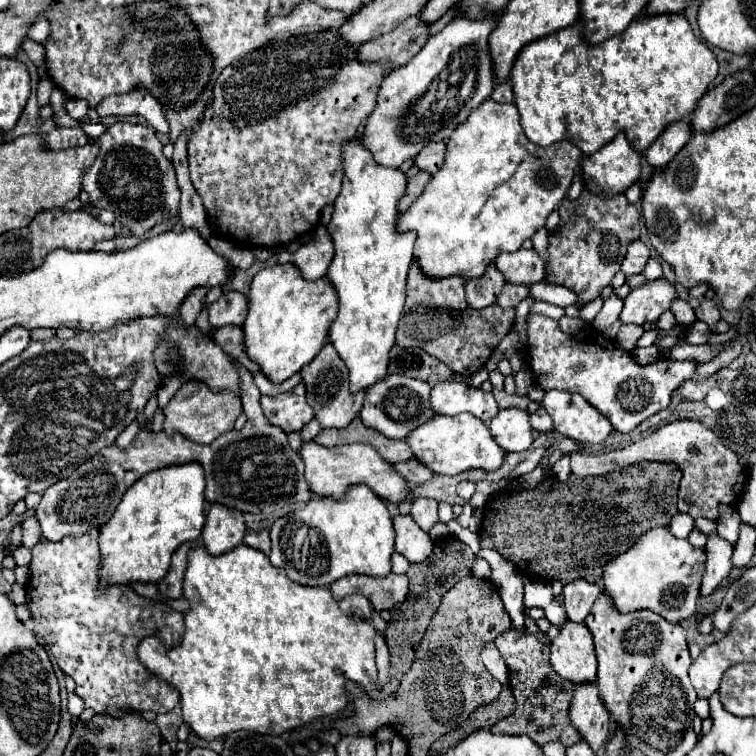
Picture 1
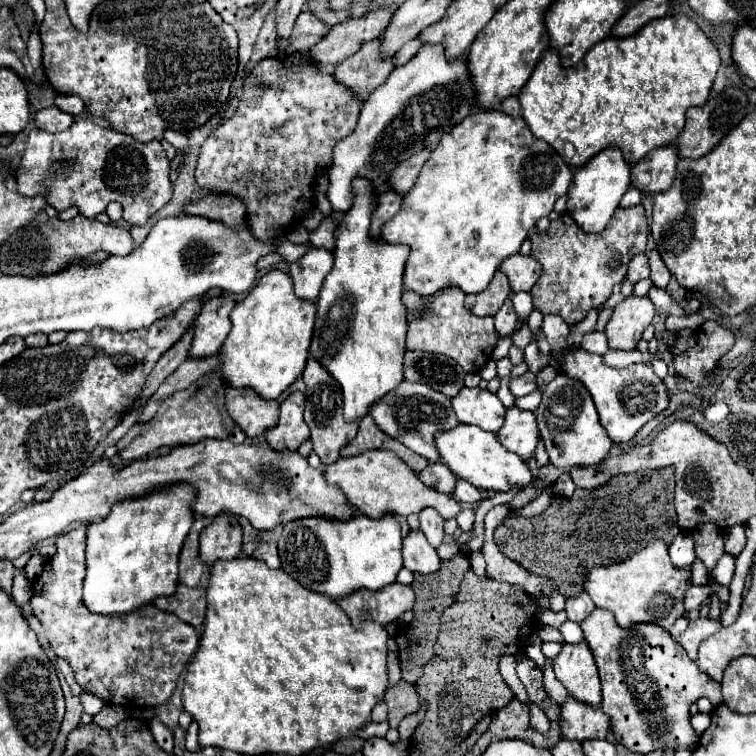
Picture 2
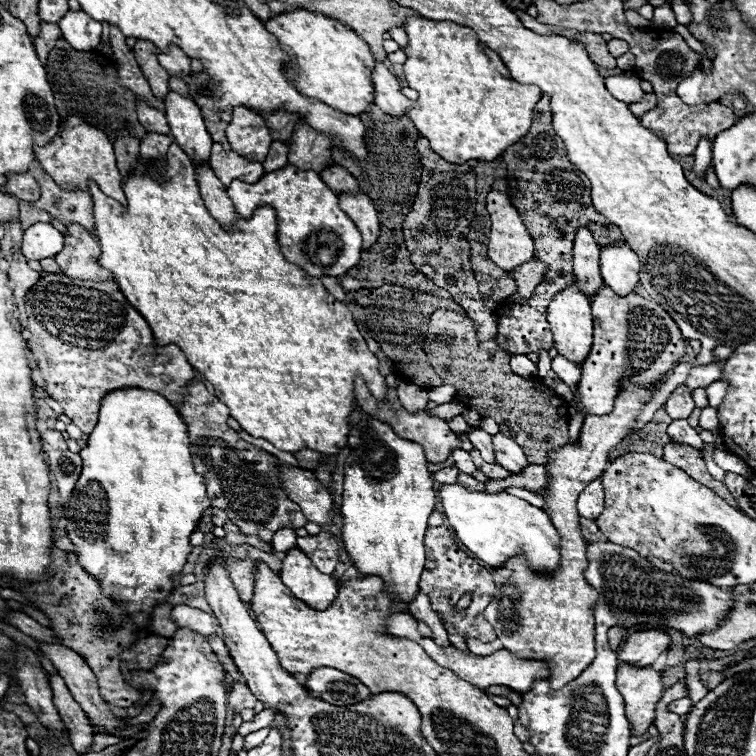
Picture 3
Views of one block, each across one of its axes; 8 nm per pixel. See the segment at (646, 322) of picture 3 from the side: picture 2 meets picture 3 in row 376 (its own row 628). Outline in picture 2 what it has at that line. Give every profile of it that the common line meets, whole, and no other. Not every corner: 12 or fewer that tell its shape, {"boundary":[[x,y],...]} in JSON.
{"boundary":[[594,610],[580,628],[602,712],[636,754],[694,746],[720,684],[668,630]]}

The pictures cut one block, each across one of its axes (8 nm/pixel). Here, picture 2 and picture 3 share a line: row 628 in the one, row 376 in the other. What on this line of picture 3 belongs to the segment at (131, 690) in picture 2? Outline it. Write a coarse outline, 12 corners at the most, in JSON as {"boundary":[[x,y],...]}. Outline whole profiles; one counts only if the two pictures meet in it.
{"boundary":[[114,280],[26,294],[46,392],[90,434],[120,388],[180,410],[196,372]]}

